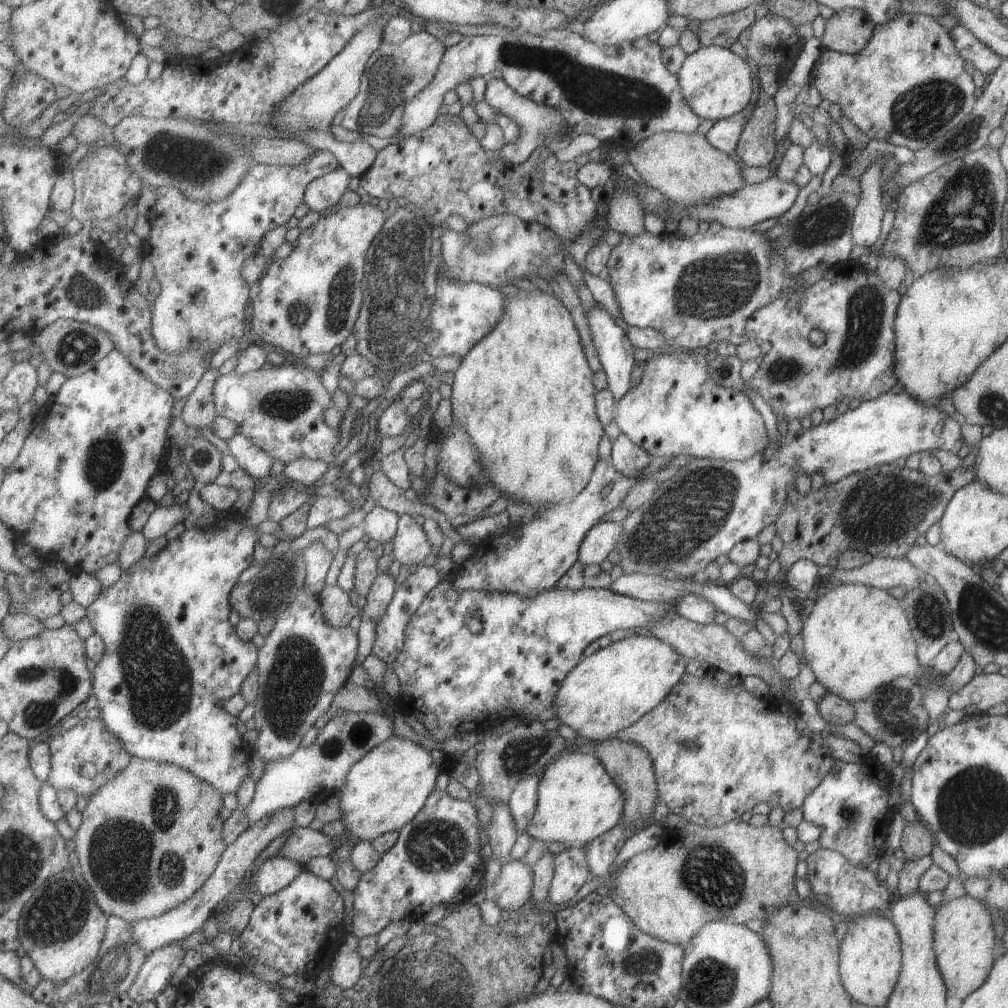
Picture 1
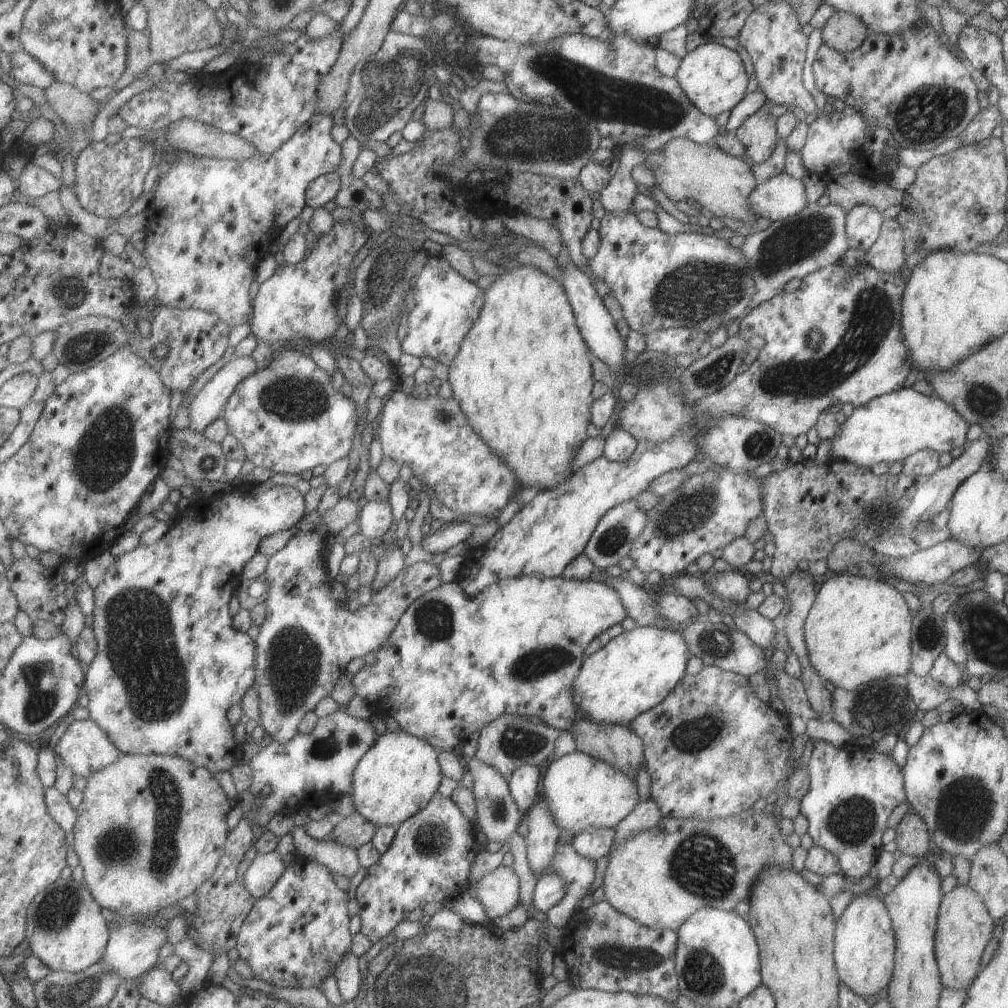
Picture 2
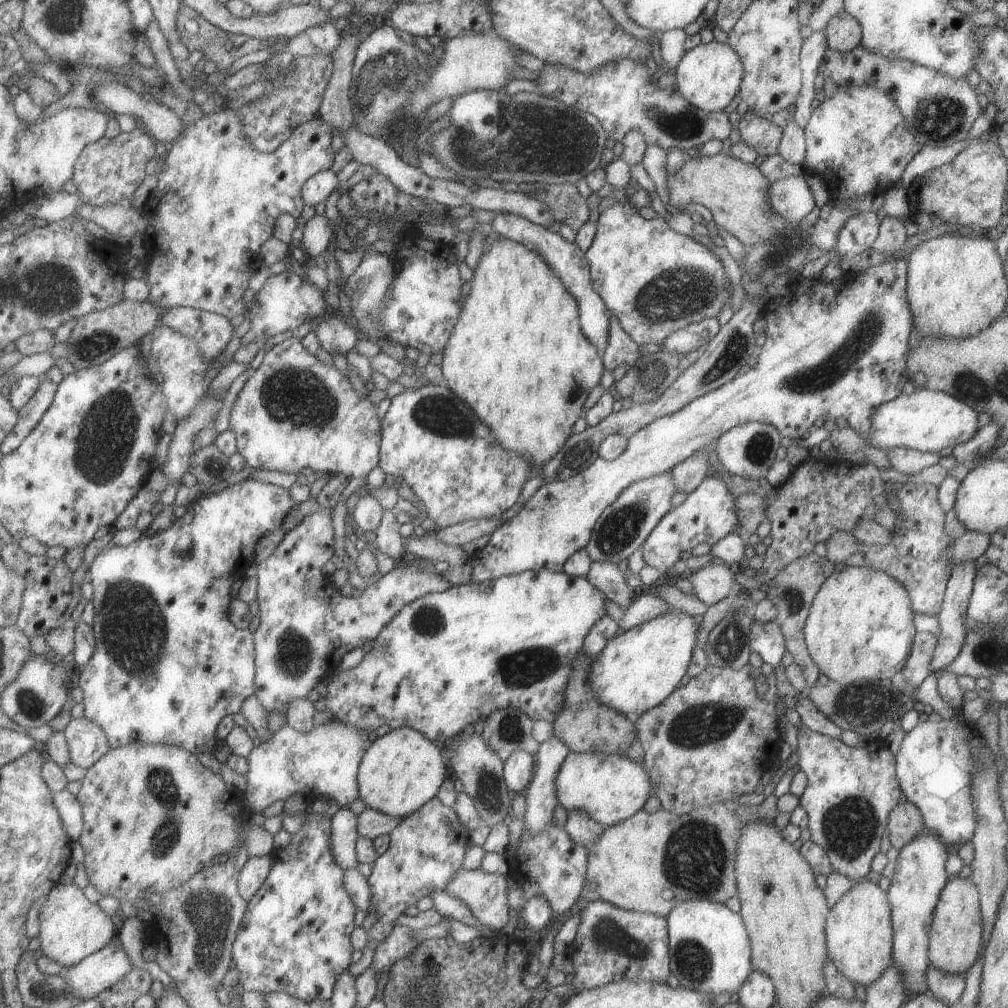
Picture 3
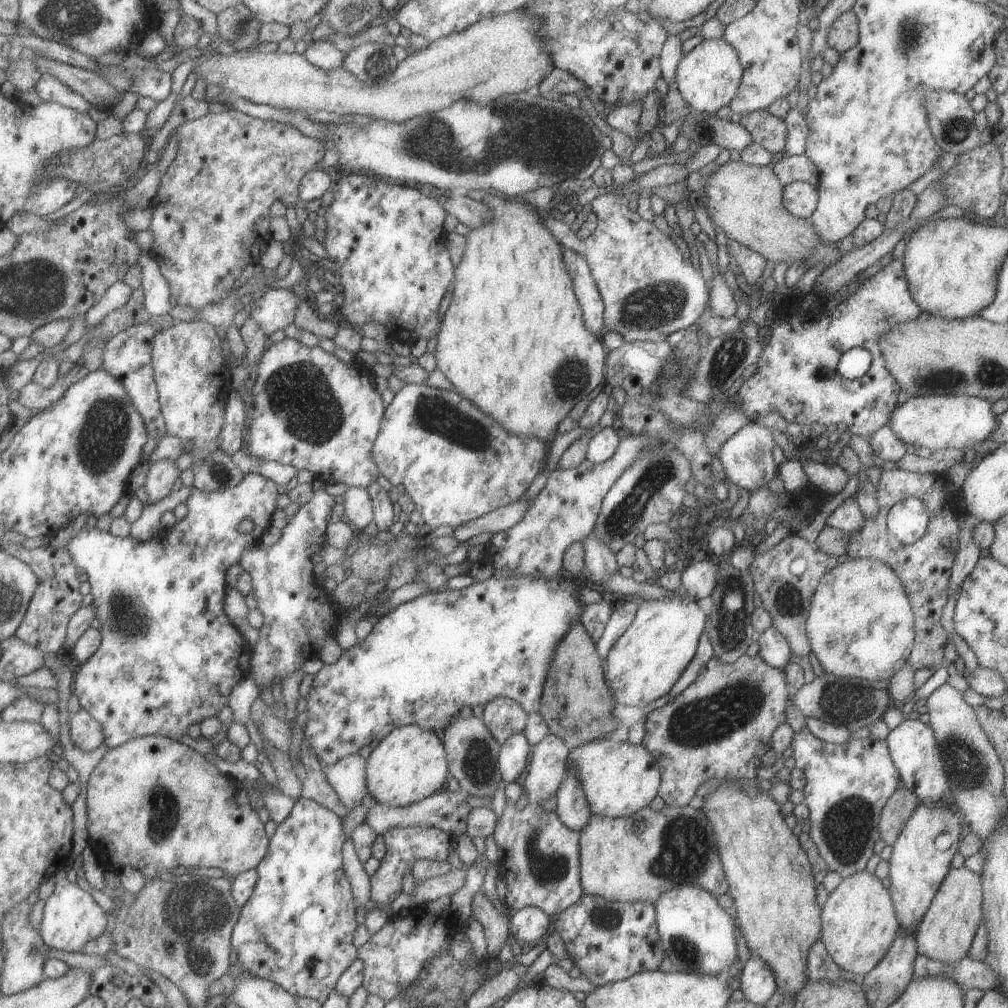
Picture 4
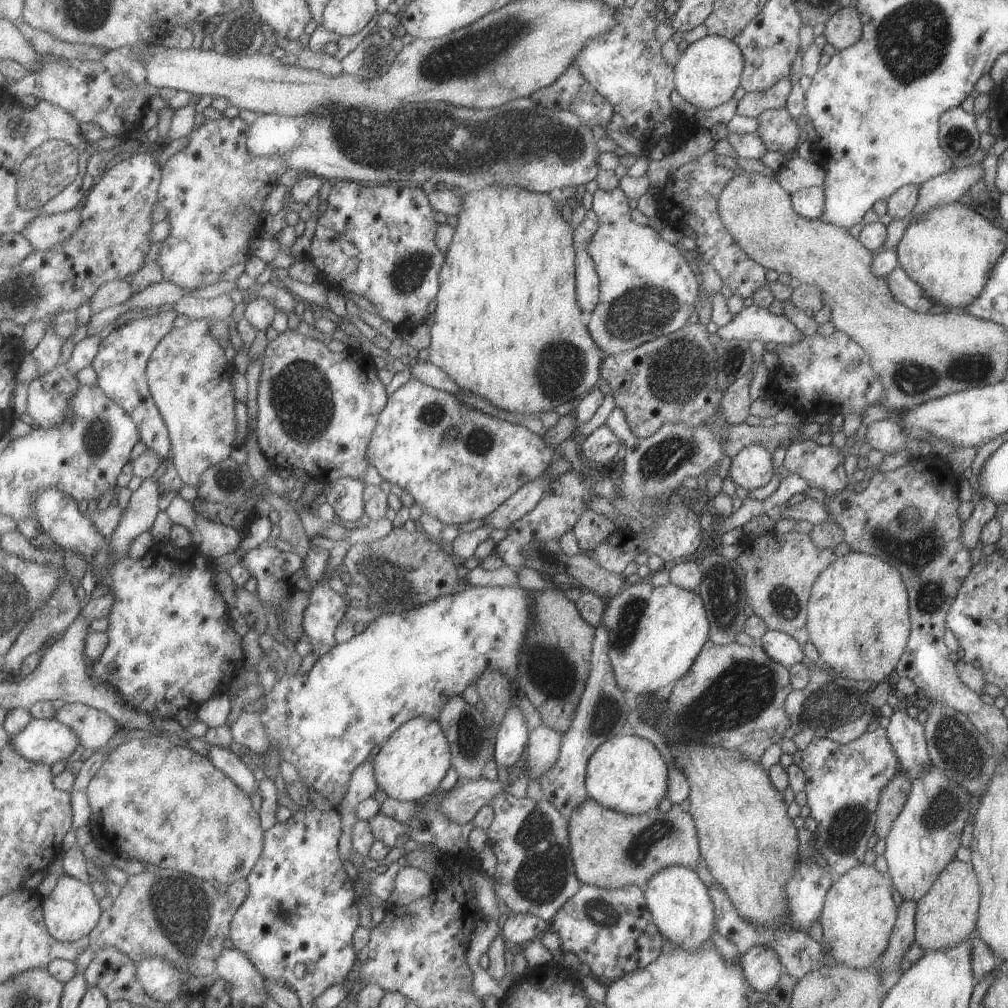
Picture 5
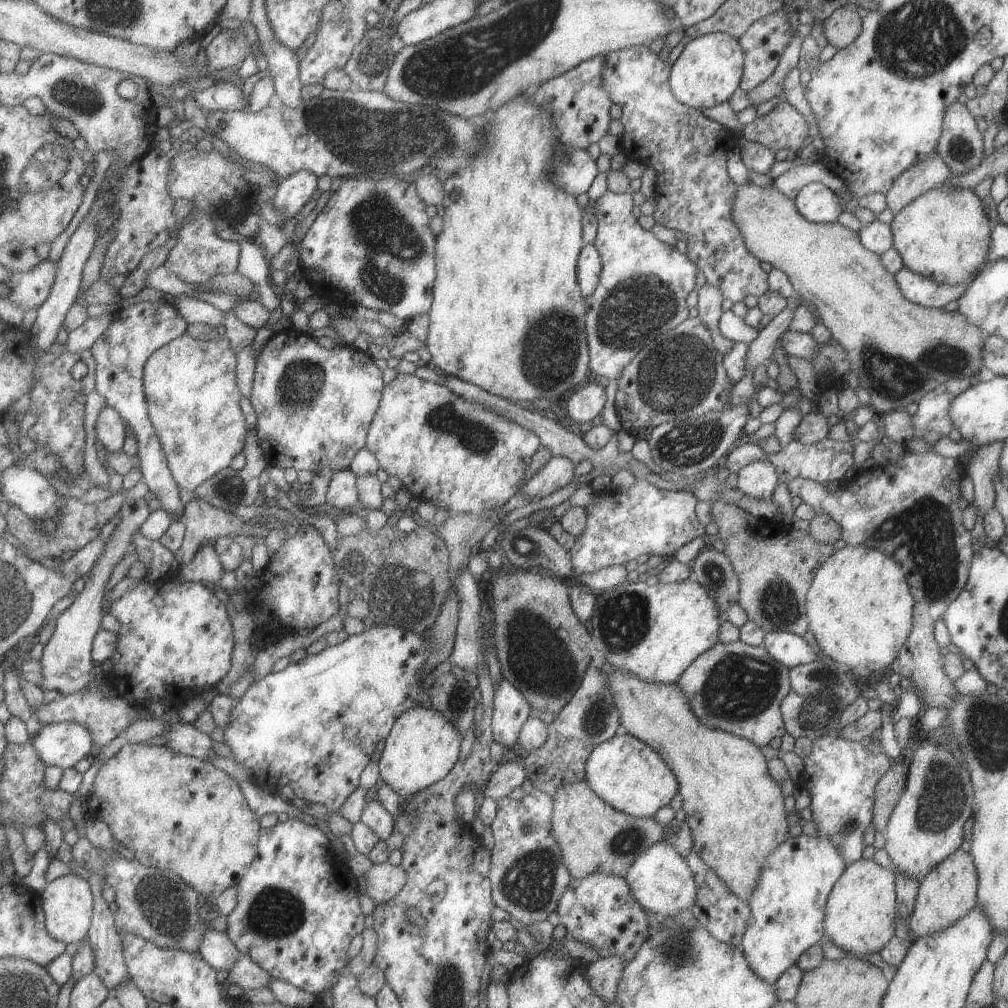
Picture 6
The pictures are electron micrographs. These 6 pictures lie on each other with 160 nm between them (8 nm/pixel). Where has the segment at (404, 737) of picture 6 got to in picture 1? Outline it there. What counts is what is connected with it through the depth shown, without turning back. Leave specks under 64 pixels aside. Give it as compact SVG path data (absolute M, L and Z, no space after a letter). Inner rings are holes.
M391 737L376 746L347 775L340 802L346 830L359 842L373 842L382 834L398 831L426 804L440 771L429 751L403 737Z

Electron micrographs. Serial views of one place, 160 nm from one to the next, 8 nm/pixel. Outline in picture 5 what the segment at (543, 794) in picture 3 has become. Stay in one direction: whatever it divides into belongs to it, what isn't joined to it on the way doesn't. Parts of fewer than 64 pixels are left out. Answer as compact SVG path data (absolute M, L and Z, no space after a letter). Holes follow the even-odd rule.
M543 724L528 733L526 745L527 764L530 769L530 774L527 776L529 780L537 779L540 773L547 771L555 764L561 743L561 734Z

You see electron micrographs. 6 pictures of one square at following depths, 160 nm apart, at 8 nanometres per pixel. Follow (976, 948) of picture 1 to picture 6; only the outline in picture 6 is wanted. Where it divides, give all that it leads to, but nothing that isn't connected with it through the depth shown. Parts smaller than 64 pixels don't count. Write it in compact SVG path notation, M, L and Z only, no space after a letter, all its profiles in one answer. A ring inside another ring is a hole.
M957 849L933 867L918 884L914 909L907 918L910 933L919 938L943 930L976 906L977 875L972 856Z

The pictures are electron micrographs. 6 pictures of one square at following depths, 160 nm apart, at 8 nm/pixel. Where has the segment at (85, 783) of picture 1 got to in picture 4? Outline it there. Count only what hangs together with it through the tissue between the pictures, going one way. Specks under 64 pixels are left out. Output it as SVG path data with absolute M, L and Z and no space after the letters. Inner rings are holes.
M87 709L71 715L69 724L70 741L81 750L91 752L106 742L103 725Z

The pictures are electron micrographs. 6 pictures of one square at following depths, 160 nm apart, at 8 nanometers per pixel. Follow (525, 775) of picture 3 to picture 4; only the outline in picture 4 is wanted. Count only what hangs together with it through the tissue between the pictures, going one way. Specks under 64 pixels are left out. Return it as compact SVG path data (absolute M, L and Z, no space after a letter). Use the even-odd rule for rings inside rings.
M522 732L511 735L511 738L500 746L498 767L503 784L515 782L519 778L519 774L525 770L529 746L530 744Z

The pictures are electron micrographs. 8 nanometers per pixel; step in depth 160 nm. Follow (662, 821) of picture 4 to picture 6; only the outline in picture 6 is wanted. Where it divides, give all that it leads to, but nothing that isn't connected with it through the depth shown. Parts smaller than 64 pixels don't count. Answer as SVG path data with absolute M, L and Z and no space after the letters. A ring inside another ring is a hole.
M585 780L575 781L556 789L552 798L552 813L550 818L550 833L560 850L560 857L573 879L580 879L591 873L615 875L625 878L627 869L635 862L635 859L646 851L648 847L660 841L671 841L675 838L681 822L671 821L668 825L662 825L653 817L631 817L620 810L615 810L602 798L599 798ZM667 828L674 831L671 837L667 836Z

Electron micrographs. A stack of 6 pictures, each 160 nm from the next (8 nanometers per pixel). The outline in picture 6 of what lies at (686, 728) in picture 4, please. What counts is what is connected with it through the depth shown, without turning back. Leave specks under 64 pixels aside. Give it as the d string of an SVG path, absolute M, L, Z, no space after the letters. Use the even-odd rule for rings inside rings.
M740 640L732 643L717 641L686 666L676 684L685 695L695 718L710 729L731 733L758 747L769 744L769 740L773 740L775 736L779 738L786 732L780 713L780 702L791 691L788 668L772 659L762 645L746 645Z

